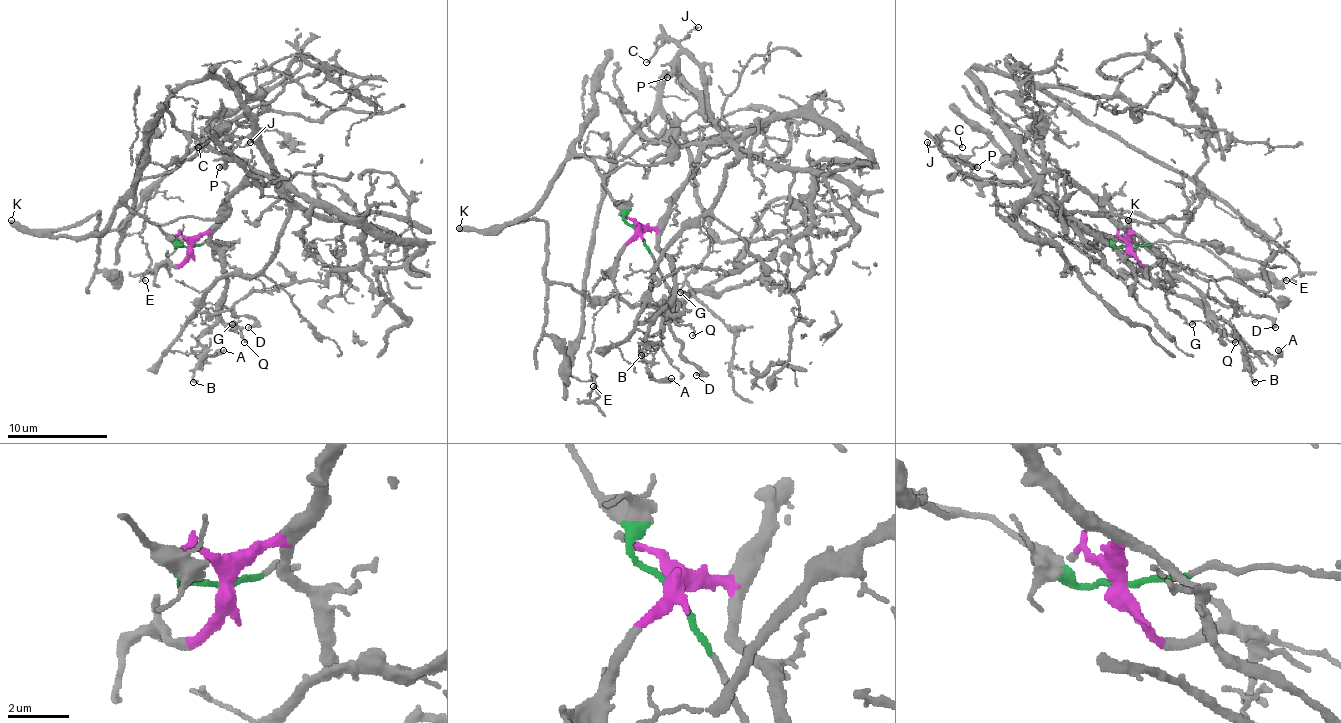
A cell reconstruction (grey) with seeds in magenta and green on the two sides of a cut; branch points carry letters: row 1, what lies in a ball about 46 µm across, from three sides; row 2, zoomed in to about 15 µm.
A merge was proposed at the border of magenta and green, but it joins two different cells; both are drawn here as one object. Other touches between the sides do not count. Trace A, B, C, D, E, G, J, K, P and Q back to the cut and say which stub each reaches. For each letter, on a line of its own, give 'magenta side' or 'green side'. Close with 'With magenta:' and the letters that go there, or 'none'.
A: magenta side
B: magenta side
C: magenta side
D: magenta side
E: green side
G: magenta side
J: magenta side
K: green side
P: magenta side
Q: magenta side
With magenta: A, B, C, D, G, J, P, Q

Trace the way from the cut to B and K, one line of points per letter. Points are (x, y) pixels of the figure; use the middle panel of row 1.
B: (636, 230), (657, 233), (657, 243), (669, 255), (674, 283), (674, 295), (646, 333), (652, 343), (641, 355)
K: (636, 230), (606, 190), (604, 175), (581, 155), (569, 158), (531, 210), (484, 230), (459, 228)

